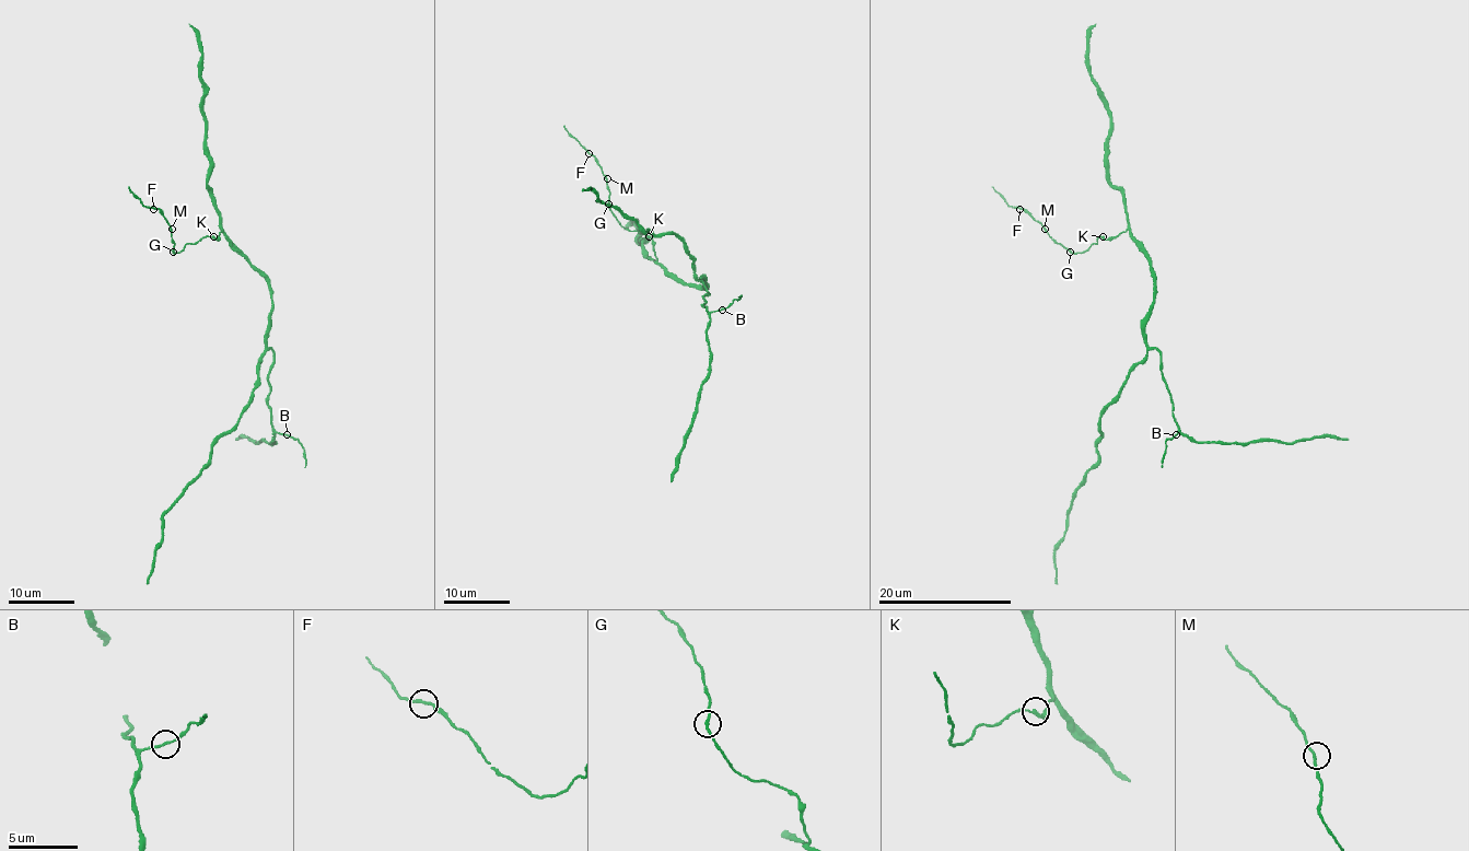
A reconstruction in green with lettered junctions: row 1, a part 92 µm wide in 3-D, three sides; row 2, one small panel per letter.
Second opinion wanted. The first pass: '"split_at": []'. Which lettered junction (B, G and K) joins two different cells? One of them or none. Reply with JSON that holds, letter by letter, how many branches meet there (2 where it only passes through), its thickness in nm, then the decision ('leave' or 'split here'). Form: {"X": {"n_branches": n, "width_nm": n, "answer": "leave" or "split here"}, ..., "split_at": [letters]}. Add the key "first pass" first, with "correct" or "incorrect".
{"first pass": "correct", "B": {"n_branches": 2, "width_nm": 170, "answer": "leave"}, "G": {"n_branches": 2, "width_nm": 200, "answer": "leave"}, "K": {"n_branches": 2, "width_nm": 190, "answer": "leave"}, "split_at": []}

